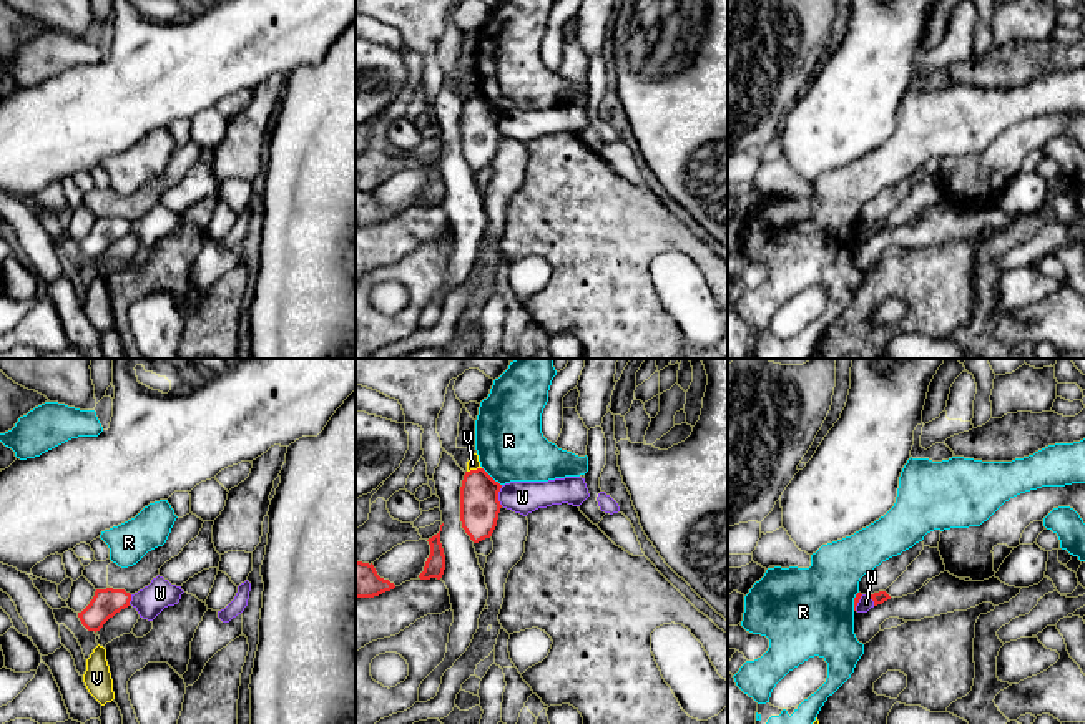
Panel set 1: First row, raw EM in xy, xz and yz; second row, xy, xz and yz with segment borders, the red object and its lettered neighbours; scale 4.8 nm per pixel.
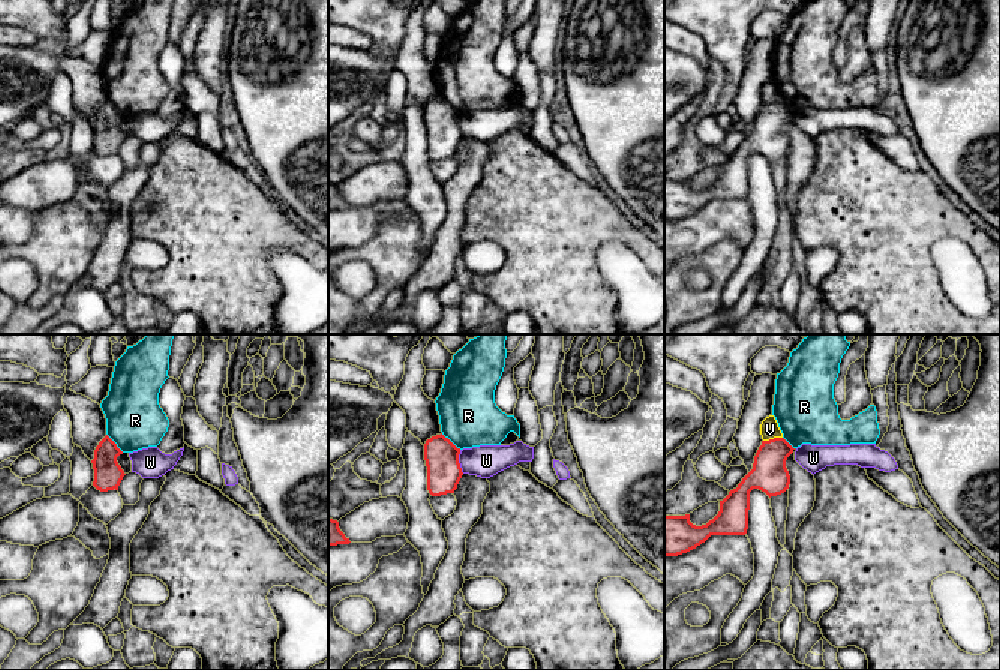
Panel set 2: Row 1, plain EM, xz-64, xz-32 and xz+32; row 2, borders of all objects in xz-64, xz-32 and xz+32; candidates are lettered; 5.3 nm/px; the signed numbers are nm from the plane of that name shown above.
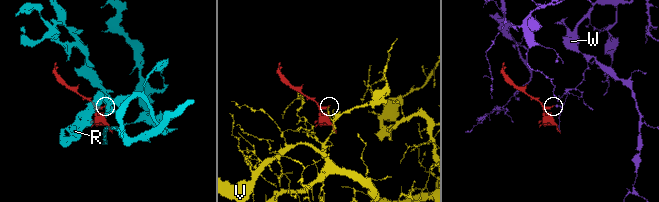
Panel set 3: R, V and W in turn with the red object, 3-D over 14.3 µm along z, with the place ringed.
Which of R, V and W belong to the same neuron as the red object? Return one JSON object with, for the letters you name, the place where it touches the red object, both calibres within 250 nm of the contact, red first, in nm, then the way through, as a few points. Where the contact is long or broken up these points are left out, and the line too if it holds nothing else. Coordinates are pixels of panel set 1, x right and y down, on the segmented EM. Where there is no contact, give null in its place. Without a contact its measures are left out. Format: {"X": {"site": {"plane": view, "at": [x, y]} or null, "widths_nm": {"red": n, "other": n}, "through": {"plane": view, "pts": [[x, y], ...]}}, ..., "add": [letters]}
{"add": []}

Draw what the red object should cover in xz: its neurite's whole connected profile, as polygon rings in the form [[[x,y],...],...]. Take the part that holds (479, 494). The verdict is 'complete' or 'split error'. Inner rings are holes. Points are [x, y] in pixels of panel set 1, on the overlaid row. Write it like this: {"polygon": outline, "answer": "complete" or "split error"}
{"polygon": [[[484,468],[465,472],[460,487],[460,521],[474,543],[490,538],[498,520],[502,485]]], "answer": "complete"}

